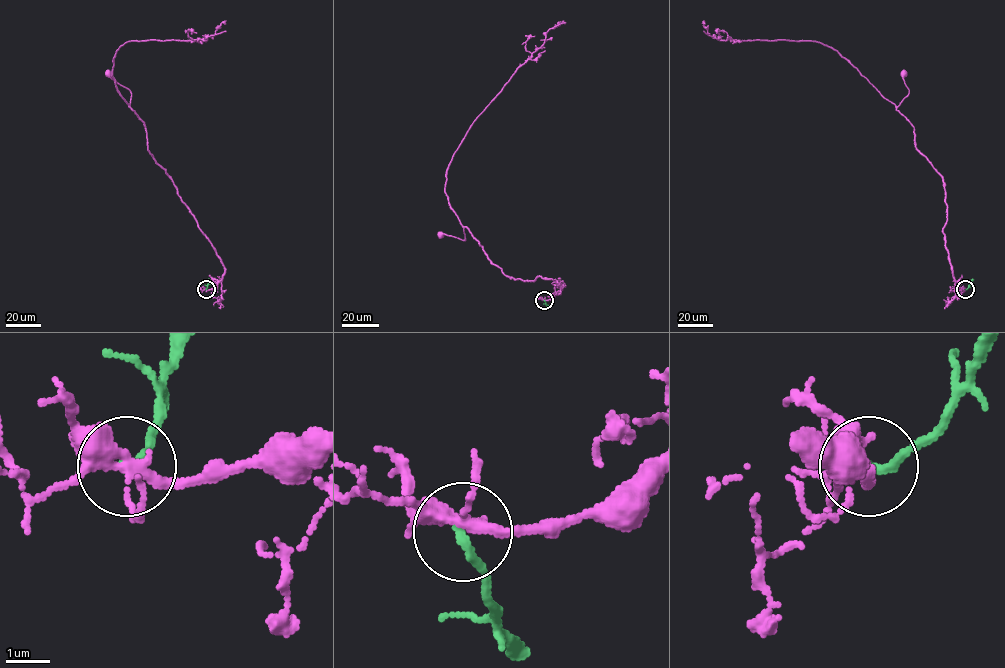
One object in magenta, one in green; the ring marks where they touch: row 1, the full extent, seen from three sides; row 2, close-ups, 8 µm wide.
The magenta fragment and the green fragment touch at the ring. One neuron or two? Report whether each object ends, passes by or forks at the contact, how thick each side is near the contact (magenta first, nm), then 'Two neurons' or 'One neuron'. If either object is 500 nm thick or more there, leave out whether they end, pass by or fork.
At the ring magenta forks. At the ring green ends. Thickness 280 nm (magenta) against 240 nm. Two neurons

